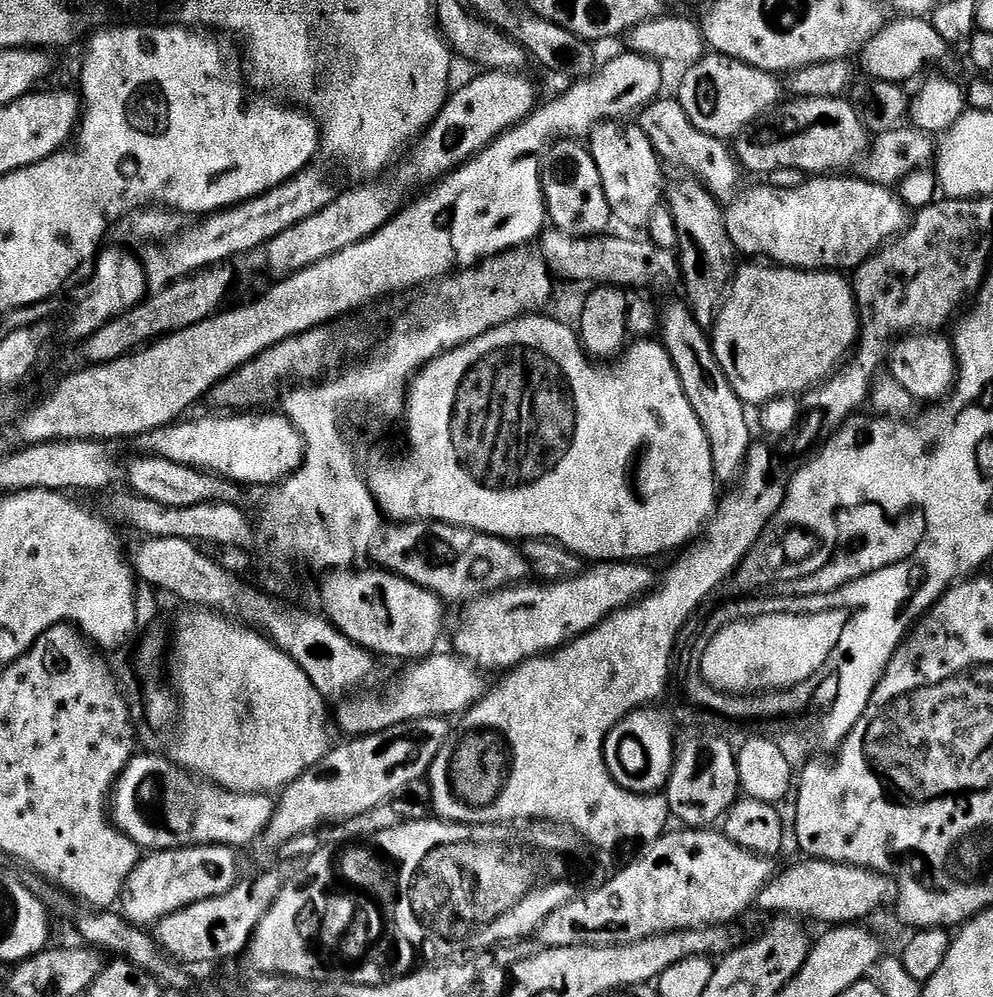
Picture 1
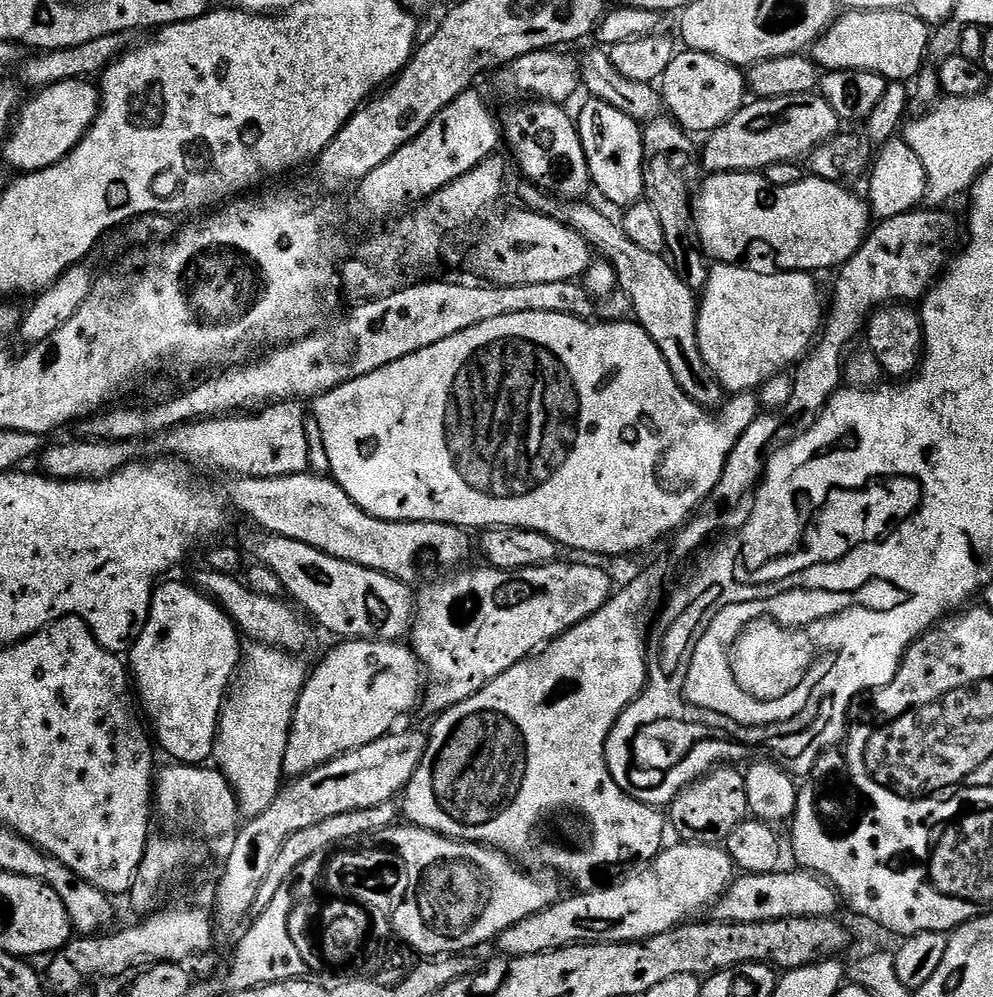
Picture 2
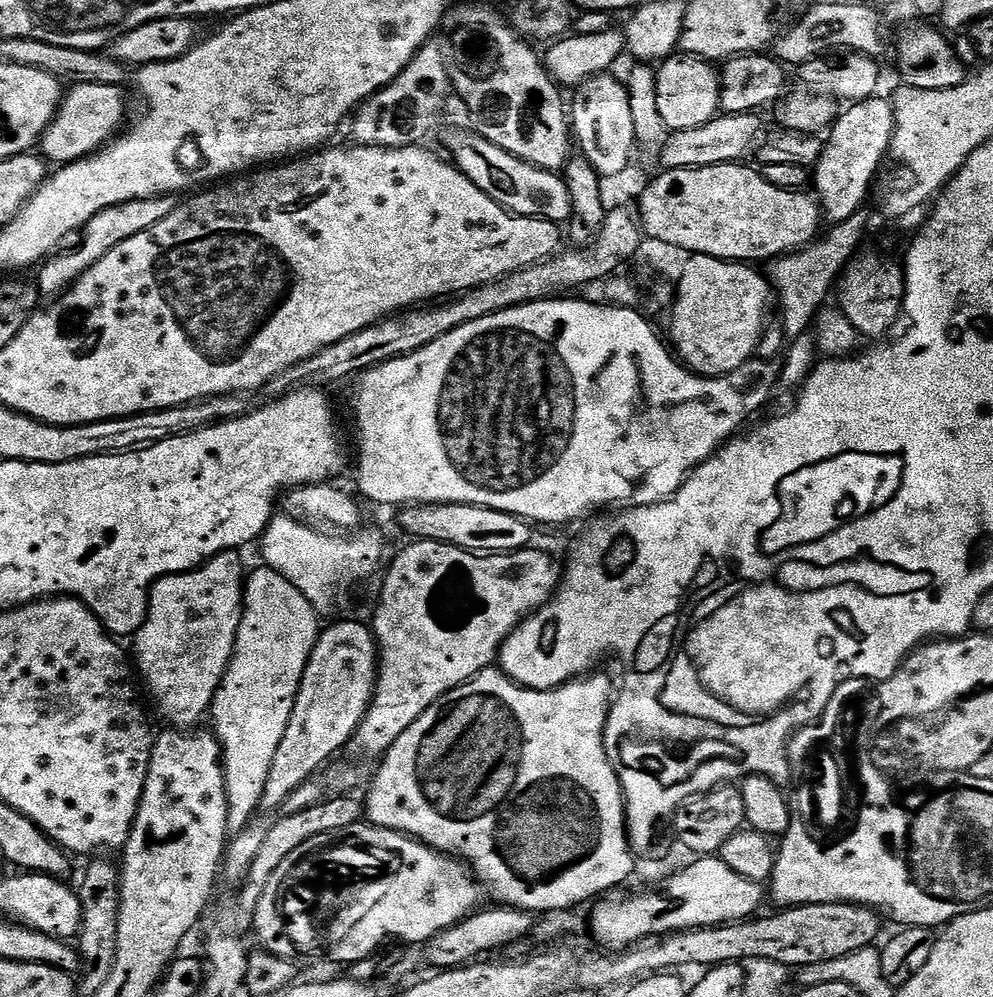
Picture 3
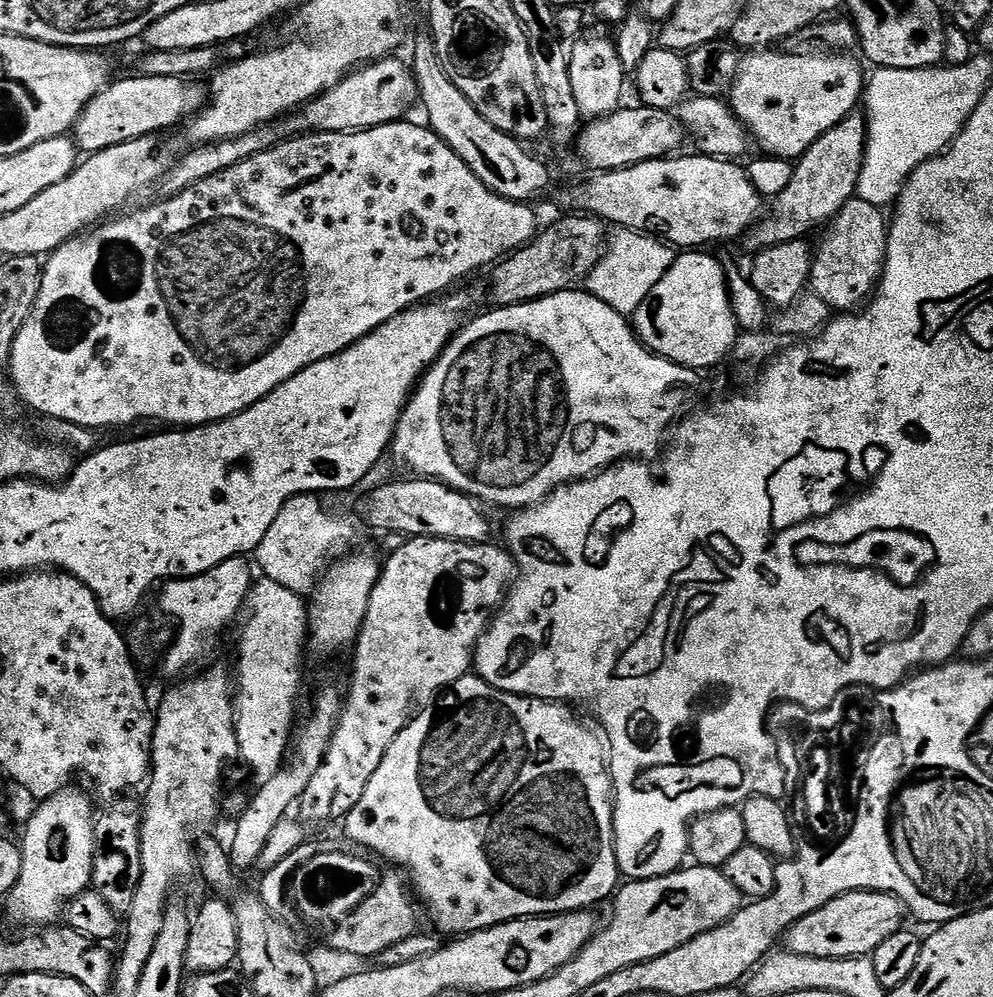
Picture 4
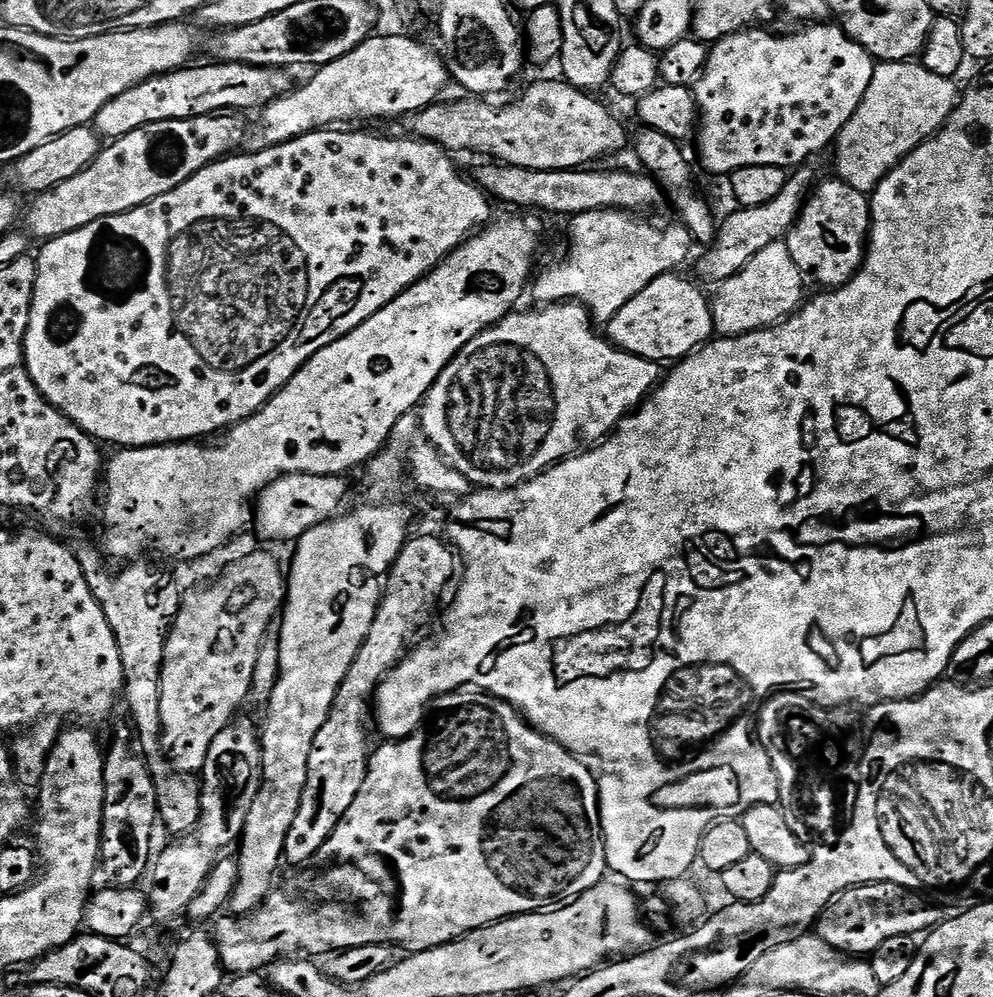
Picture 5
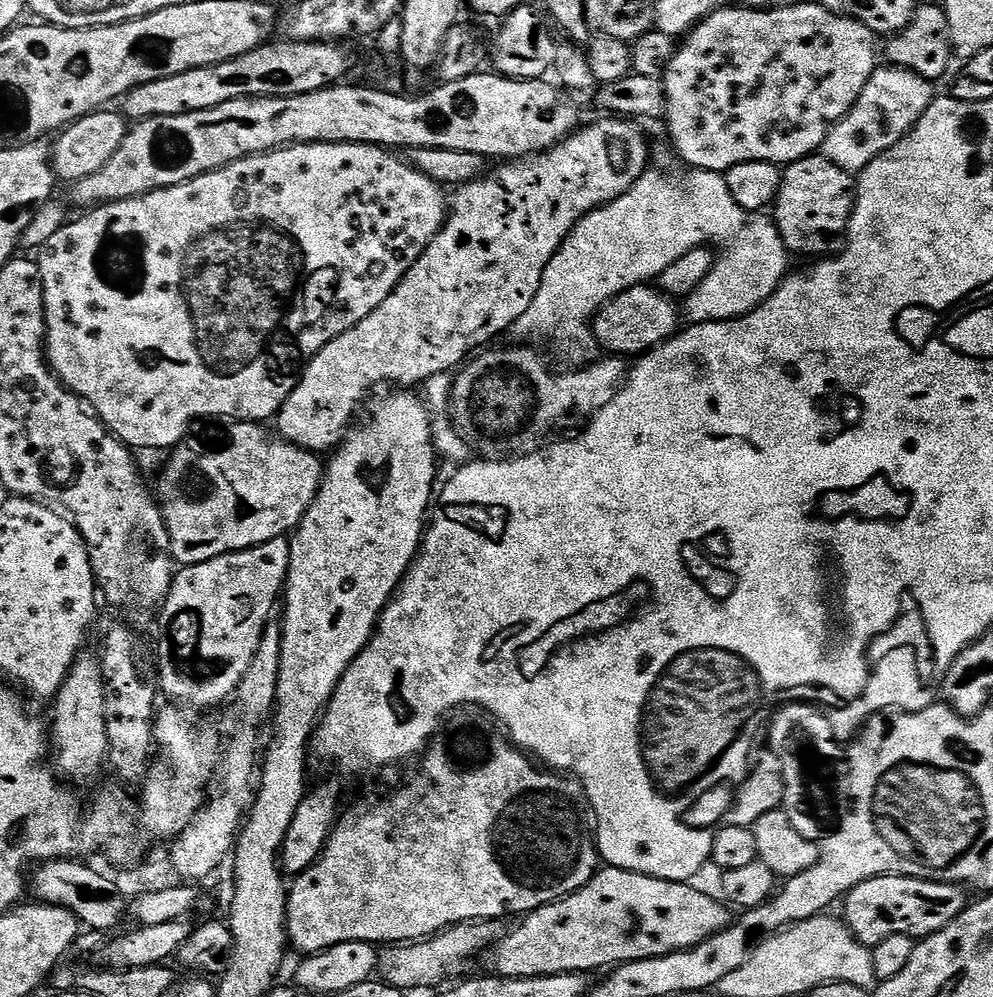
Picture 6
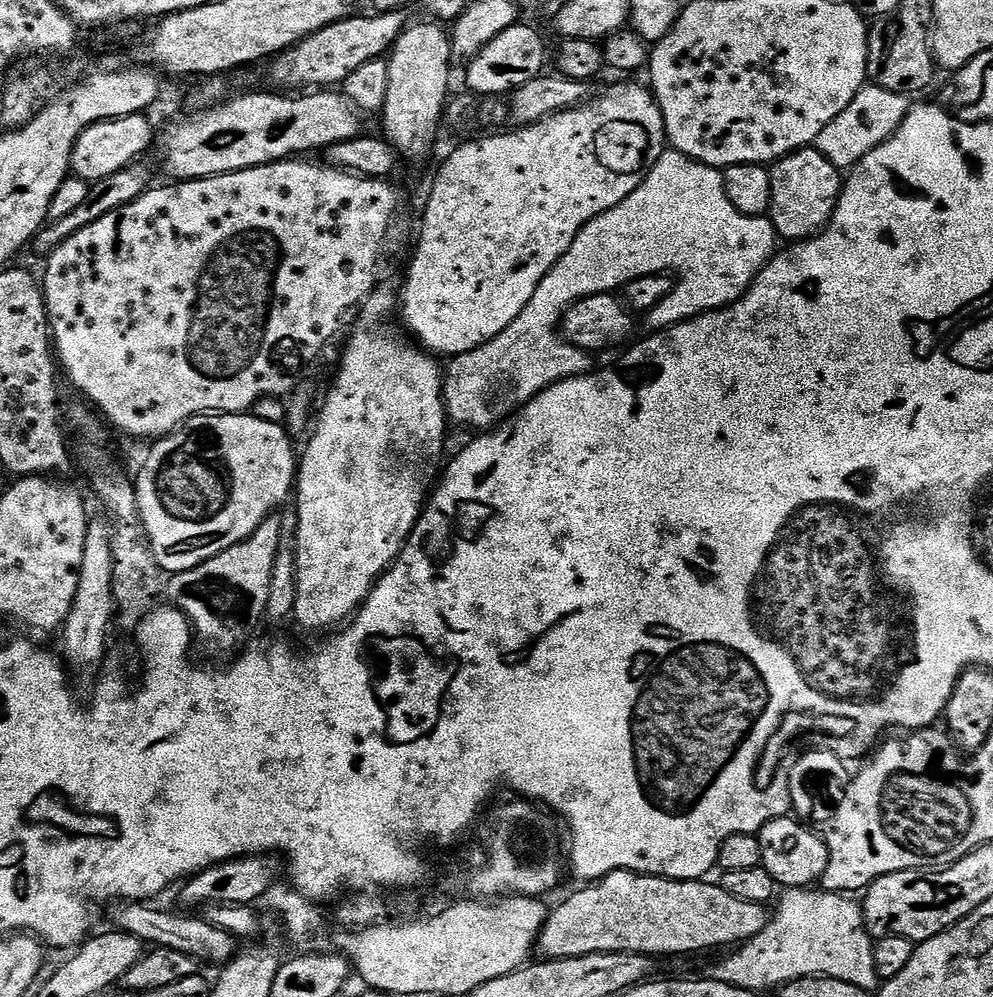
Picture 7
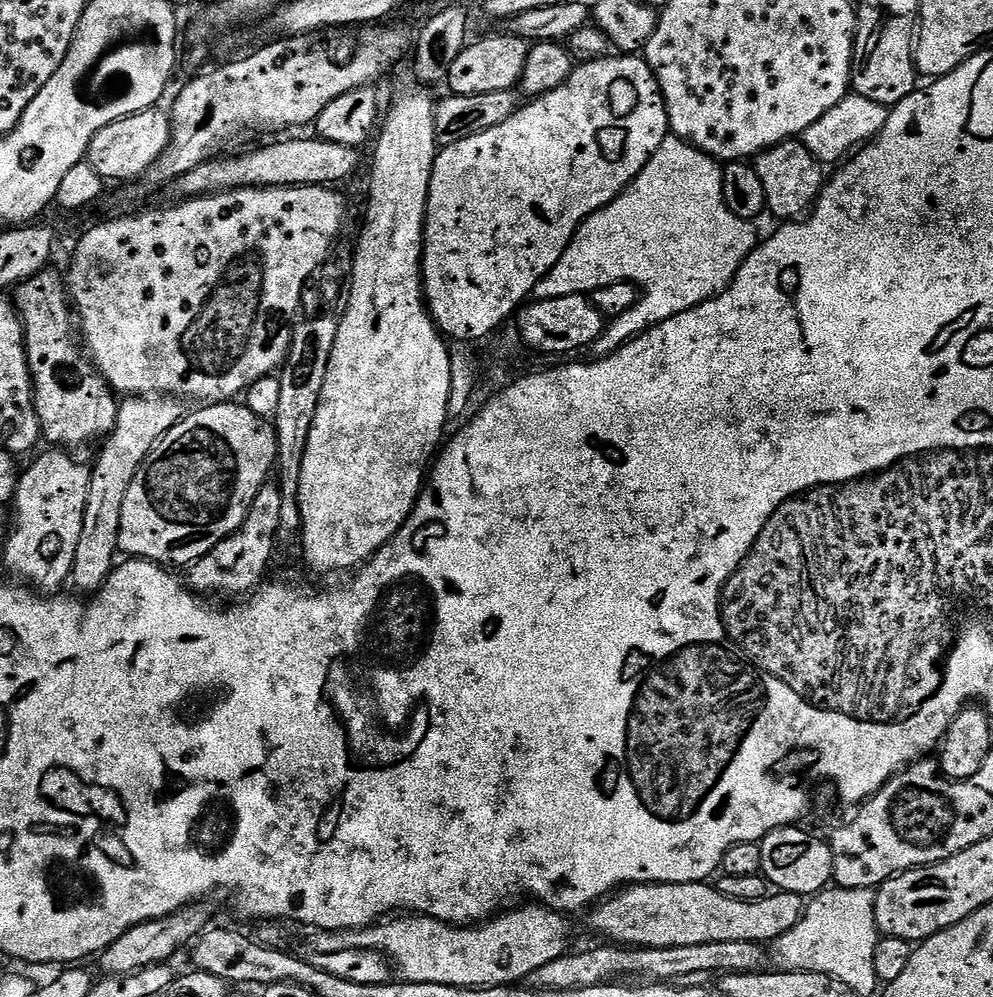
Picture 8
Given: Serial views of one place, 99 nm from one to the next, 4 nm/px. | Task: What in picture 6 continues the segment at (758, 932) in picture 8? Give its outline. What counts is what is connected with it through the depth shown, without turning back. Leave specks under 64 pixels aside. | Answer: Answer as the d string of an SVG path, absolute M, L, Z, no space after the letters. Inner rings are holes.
M601 867L589 884L566 899L527 913L521 919L524 921L492 948L497 947L492 952L492 964L497 968L493 969L504 978L534 978L563 972L592 974L595 968L608 970L631 960L685 952L730 923L729 905L715 895L707 896L694 885Z

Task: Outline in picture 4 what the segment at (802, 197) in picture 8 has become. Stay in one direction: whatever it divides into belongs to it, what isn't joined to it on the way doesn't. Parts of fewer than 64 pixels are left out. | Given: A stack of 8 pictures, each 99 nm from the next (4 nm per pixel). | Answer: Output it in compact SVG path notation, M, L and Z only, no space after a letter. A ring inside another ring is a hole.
M853 198L823 229L824 237L814 248L810 292L822 298L832 310L859 309L876 292L888 253L889 225L884 215L881 209L870 206L870 202Z

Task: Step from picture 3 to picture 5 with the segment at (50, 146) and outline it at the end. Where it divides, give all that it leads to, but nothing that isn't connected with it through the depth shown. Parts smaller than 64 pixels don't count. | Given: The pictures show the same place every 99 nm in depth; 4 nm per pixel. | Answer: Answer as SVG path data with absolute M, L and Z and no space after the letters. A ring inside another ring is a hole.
M207 63L202 65L201 68L189 66L179 68L177 72L167 72L165 76L155 76L153 80L147 80L130 90L126 90L126 94L118 94L118 98L106 102L106 106L102 106L102 110L98 110L94 121L97 133L109 141L114 141L130 134L130 130L138 130L142 126L154 122L189 120L195 116L209 116L212 112L245 110L244 108L259 110L265 108L270 102L277 100L279 96L287 96L294 87L293 73L287 68L259 68L258 66L246 66L245 64Z

